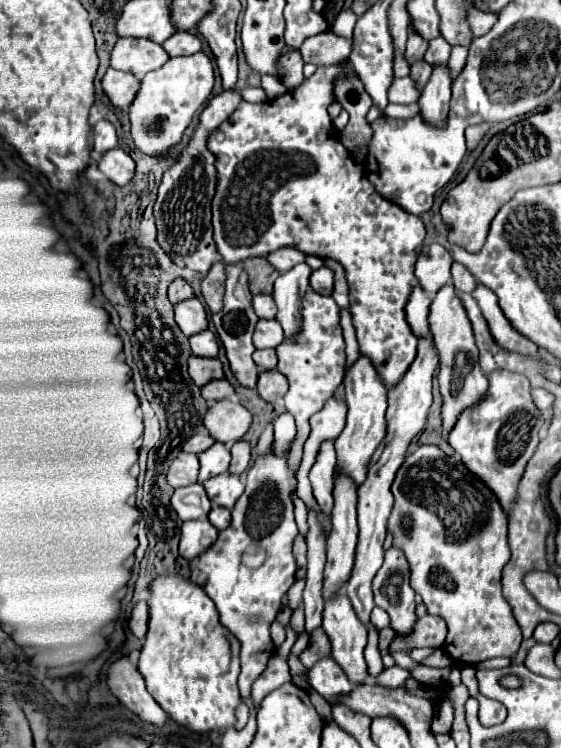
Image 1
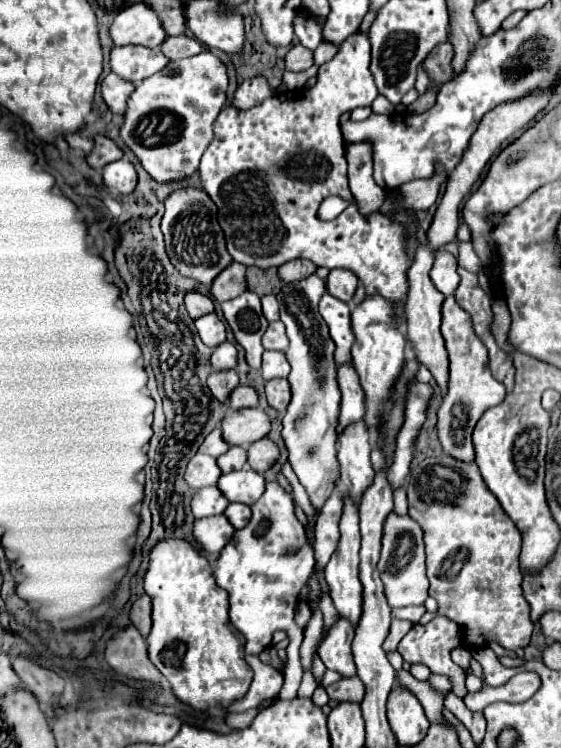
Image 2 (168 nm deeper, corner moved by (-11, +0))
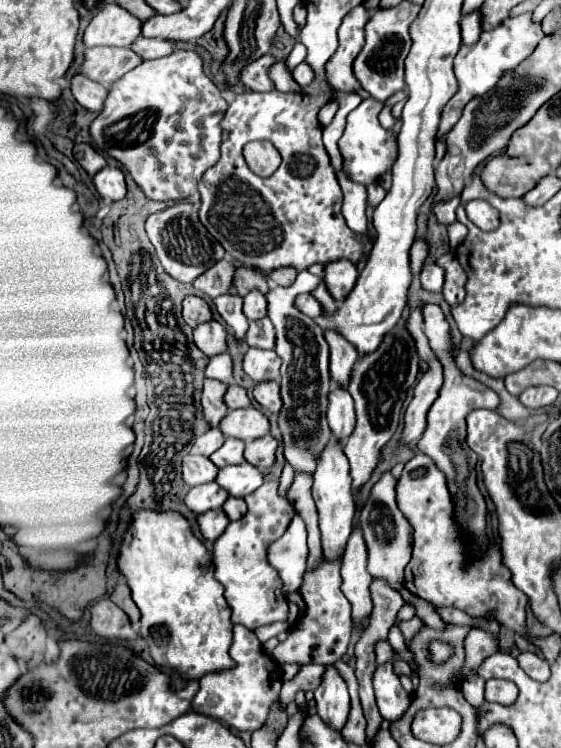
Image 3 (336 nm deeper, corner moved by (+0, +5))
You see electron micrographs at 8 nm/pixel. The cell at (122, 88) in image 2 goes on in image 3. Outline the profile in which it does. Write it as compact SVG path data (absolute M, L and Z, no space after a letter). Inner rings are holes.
M76 74L76 76L72 78L72 94L74 94L74 98L76 98L86 110L100 112L102 106L104 106L104 98L108 96L108 90L106 90L102 84L92 82L88 76Z

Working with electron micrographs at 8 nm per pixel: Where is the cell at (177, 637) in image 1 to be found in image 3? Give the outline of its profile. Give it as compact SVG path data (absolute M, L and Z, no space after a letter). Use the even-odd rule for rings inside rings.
M138 512L134 522L124 536L118 568L126 576L132 590L132 598L142 612L140 636L148 642L150 656L156 666L170 668L178 672L182 680L198 680L206 674L224 672L234 668L236 662L230 658L228 650L232 644L232 622L230 608L224 600L224 588L214 578L214 562L204 544L192 534L190 524L184 516L174 512Z

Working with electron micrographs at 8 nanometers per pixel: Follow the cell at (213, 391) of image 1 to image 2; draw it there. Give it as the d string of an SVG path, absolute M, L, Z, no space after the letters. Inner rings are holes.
M237 387L231 393L231 399L227 405L231 409L243 409L243 407L257 407L257 403L259 403L259 397L253 387Z

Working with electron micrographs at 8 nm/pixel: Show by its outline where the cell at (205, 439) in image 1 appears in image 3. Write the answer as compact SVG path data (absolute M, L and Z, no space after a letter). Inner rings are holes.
M210 428L208 432L204 432L200 438L196 438L194 446L192 446L192 454L202 454L202 456L210 456L214 454L222 444L224 444L224 434L218 428Z

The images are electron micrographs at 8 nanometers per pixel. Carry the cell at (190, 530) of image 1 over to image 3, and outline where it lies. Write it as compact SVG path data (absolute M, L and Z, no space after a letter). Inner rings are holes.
M208 510L204 514L198 514L198 528L202 536L210 542L214 542L228 526L228 516L222 510Z

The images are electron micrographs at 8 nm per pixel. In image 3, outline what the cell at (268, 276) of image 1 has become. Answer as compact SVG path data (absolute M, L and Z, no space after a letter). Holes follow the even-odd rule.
M240 266L240 268L236 268L236 274L234 274L234 288L240 296L246 296L250 290L260 290L262 294L266 294L268 276L264 276L262 272L256 272L254 268Z

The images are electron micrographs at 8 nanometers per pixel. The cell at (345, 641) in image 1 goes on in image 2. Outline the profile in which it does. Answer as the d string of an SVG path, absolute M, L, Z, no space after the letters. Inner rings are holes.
M345 495L343 497L343 513L339 519L339 545L337 551L331 555L329 563L325 565L325 581L331 587L331 599L345 619L351 619L355 625L359 621L359 611L361 611L361 583L359 583L359 543L361 543L361 533L359 533L359 511L355 503Z

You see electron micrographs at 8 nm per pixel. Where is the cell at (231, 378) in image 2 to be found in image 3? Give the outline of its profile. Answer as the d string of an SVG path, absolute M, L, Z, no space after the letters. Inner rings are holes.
M210 378L204 380L202 408L204 408L204 416L210 422L210 426L218 426L218 422L228 412L228 406L224 404L226 390L228 390L228 386L224 382L216 382L216 380L210 380Z

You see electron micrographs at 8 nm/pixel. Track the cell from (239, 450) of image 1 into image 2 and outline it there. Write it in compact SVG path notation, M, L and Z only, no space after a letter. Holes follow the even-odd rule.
M269 437L253 443L247 451L249 451L249 461L247 463L251 465L251 469L259 471L261 475L267 469L271 469L273 463L279 459L279 447Z

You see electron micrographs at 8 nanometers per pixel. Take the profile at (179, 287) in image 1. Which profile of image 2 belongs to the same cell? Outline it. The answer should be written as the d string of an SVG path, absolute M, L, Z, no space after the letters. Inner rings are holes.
M187 293L185 295L185 307L187 307L191 319L213 313L213 301L207 295L201 295L201 293Z

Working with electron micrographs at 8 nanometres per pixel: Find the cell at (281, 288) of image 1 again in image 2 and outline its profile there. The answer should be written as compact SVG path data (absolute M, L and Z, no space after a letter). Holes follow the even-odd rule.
M309 275L299 283L283 283L283 289L277 293L281 321L289 337L289 349L285 355L291 363L287 381L293 393L293 399L283 417L281 435L289 451L289 463L317 509L321 509L329 499L339 479L337 417L341 407L341 391L337 385L337 365L333 357L335 343L329 337L329 329L317 309L325 291L325 281L317 275Z

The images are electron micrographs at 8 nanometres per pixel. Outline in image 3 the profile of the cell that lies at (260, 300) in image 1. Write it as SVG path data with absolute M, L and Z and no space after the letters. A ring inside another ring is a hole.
M252 290L244 296L244 314L248 320L260 320L266 316L266 298L262 292Z

